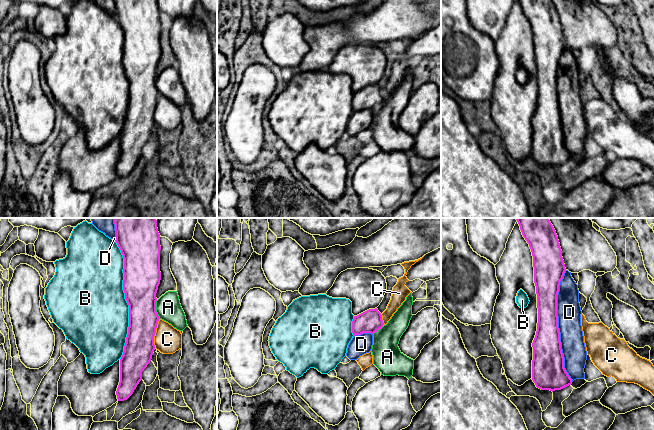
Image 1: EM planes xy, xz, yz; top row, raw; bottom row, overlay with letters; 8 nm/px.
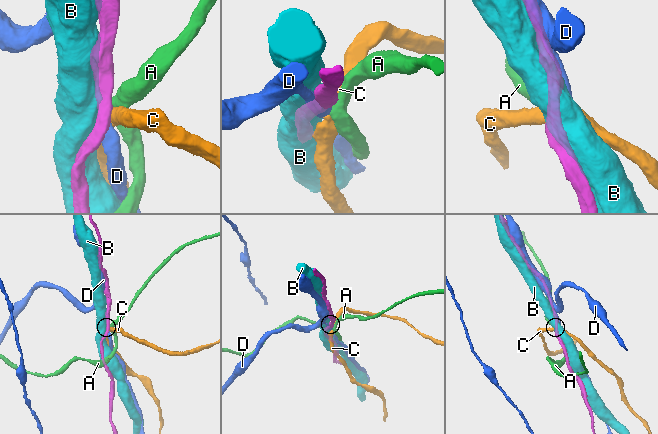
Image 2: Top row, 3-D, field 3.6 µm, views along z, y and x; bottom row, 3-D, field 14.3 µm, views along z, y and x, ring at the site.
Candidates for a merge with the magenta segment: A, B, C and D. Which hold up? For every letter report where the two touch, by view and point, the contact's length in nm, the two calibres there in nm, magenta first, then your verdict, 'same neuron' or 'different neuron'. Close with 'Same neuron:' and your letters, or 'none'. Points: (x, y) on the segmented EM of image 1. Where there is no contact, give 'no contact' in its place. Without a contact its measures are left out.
A: meets magenta in xy at (155, 309); contact 160 nm long; 280 nm thick on the magenta side, 200 nm on the other; different neuron
B: meets magenta in xy at (126, 300); contact 950 nm long; 300 nm thick on the magenta side, 500 nm on the other; different neuron
C: meets magenta in xy at (155, 332); contact 240 nm long; 240 nm thick on the magenta side, 220 nm on the other; different neuron
D: meets magenta in yz at (557, 326); contact 900 nm long; 240 nm thick on the magenta side, 190 nm on the other; different neuron
Same neuron: none

